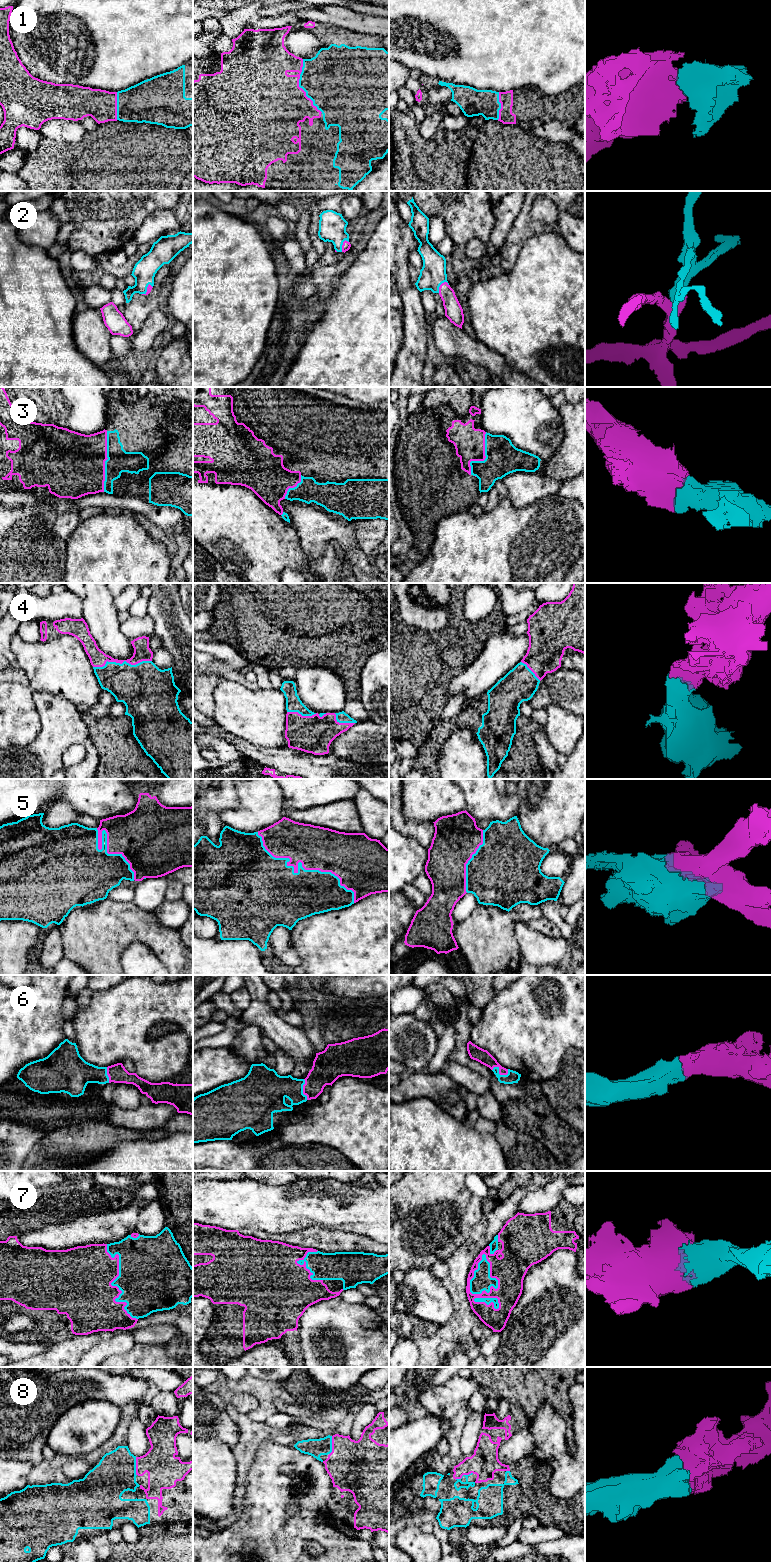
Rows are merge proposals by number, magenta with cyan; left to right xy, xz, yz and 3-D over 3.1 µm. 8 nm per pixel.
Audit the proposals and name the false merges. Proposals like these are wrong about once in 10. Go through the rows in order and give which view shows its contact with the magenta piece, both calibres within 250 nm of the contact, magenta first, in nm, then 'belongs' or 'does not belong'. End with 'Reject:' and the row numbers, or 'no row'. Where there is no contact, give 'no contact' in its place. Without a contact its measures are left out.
1: xz | 500/420 nm | belongs
2: yz | 140/200 nm | belongs
3: xy | 500/180 nm | belongs
4: xy | 140/380 nm | belongs
5: xz | 360/360 nm | belongs
6: yz | 110/100 nm | belongs
7: yz | 190/150 nm | belongs
8: yz | 220/70 nm | belongs
Reject: no row

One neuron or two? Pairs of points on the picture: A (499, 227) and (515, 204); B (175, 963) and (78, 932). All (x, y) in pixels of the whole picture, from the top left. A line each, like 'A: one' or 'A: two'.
A: one
B: one

